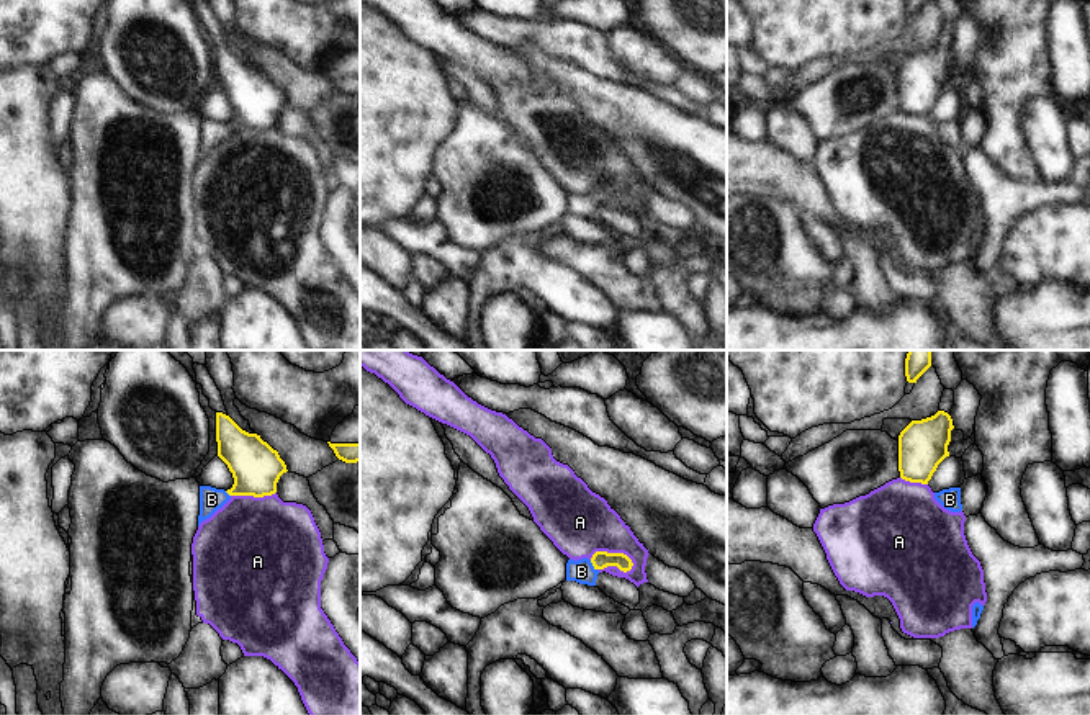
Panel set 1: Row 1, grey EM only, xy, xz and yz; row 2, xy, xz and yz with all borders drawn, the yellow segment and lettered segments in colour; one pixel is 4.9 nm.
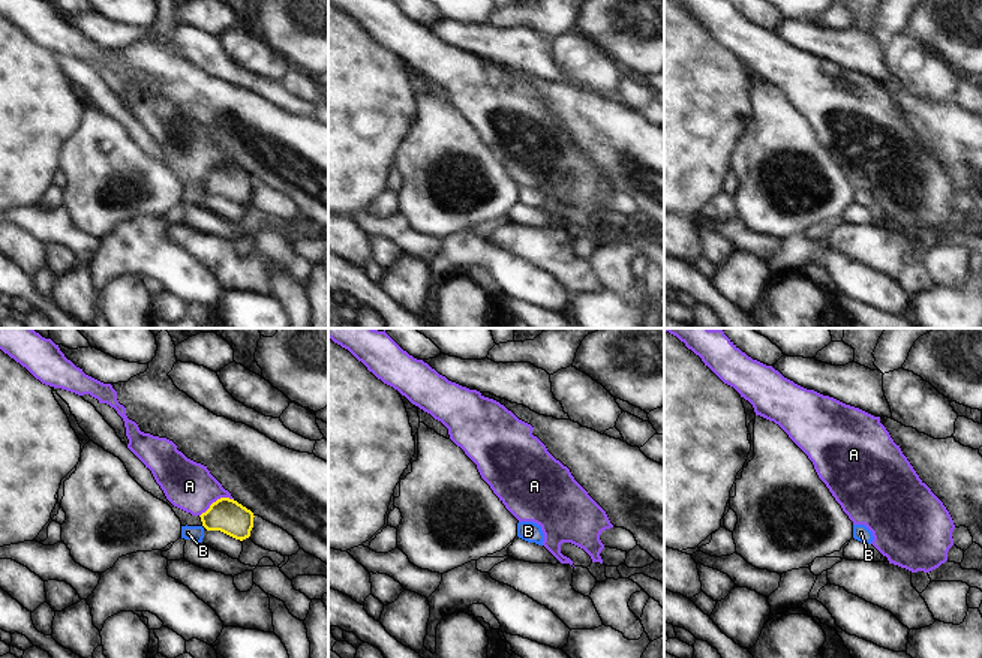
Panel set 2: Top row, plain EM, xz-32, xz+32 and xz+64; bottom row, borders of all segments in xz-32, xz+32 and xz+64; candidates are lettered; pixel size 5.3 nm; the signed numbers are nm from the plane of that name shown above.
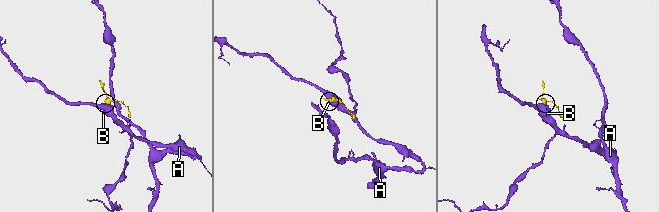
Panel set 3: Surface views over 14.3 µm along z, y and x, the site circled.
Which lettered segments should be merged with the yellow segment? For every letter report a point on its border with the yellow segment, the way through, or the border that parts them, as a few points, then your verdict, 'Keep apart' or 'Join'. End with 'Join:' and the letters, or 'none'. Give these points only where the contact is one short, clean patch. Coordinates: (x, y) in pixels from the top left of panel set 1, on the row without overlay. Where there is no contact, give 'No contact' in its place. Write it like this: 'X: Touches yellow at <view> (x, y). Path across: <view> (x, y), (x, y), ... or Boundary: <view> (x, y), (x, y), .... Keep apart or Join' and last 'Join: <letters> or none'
A: Touches yellow at xz (612, 187). Boundary: xz (590, 192), (596, 185), (622, 185), (634, 198). Keep apart
B: Touches yellow at xz (593, 198). Path across: xz (599, 193), (593, 198), (581, 205). Join
Join: B.

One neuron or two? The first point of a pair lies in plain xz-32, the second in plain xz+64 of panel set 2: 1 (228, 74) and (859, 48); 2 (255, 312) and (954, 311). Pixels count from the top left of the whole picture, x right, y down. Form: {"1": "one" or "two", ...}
{"1": "one", "2": "one"}

